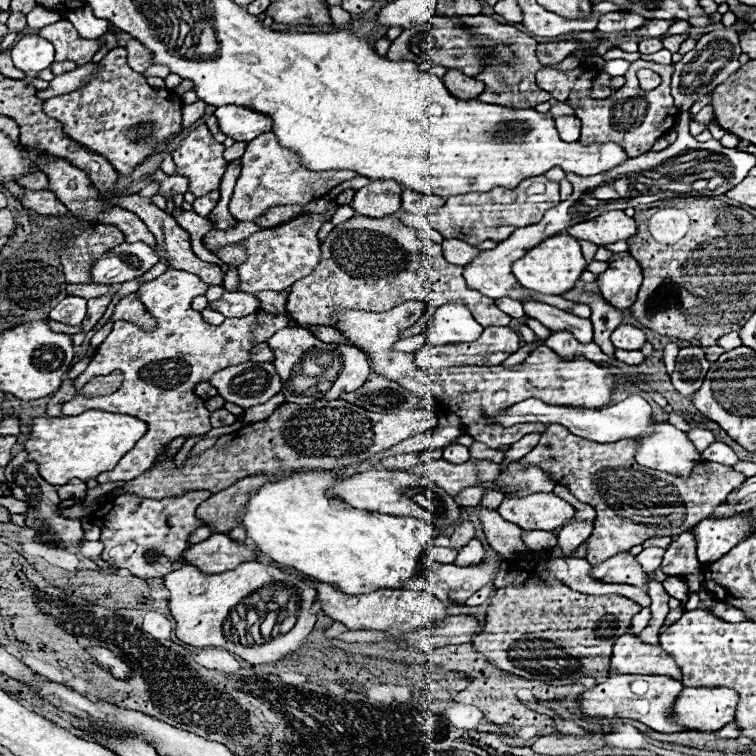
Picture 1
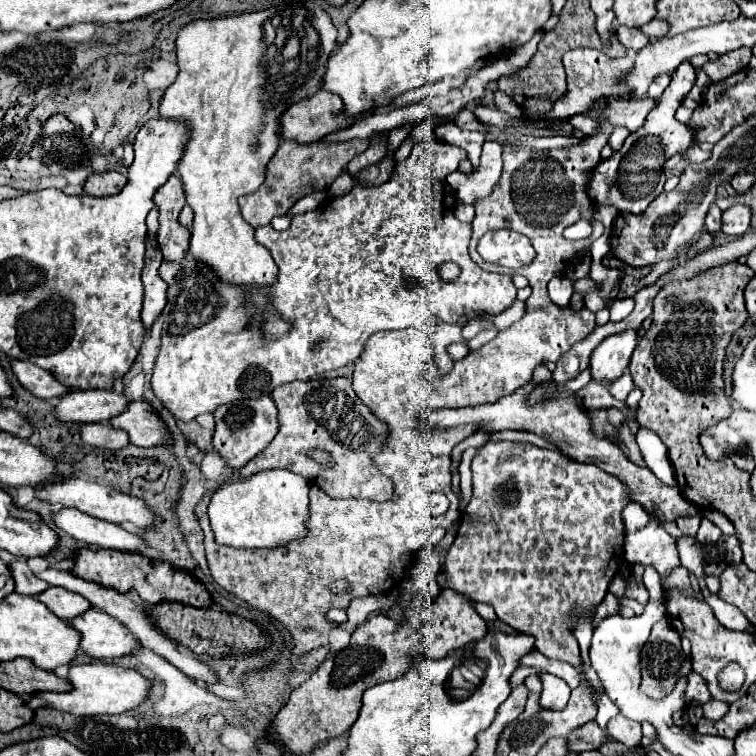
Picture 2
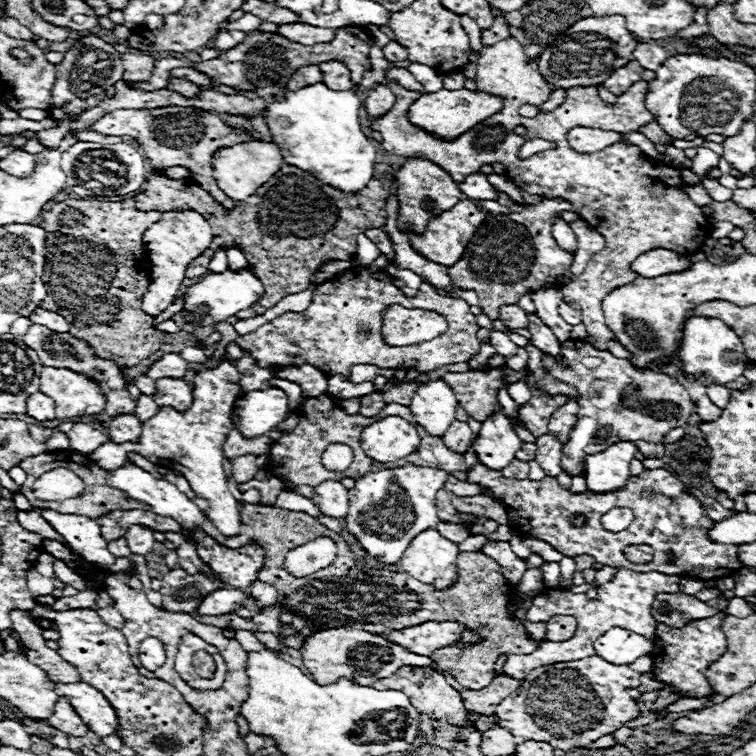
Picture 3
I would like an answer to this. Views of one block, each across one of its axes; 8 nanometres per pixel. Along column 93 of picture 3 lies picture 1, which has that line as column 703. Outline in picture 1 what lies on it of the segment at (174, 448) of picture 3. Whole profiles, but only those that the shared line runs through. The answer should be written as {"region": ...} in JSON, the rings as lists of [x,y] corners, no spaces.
{"region":[[[722,442],[710,444],[710,446],[701,453],[701,460],[724,464],[724,466],[736,466],[736,464],[740,462],[740,458],[736,456],[736,452],[734,452],[730,446],[722,444]]]}

